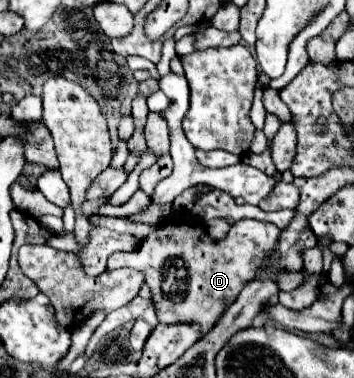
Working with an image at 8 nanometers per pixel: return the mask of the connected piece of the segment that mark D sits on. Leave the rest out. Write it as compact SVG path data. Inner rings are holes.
M179 214L179 218L159 226L151 232L139 246L137 252L115 252L107 260L107 270L115 268L135 268L143 270L147 284L153 292L153 302L157 308L157 318L163 324L197 324L201 326L201 336L205 336L221 318L223 310L237 300L243 286L259 278L259 268L275 252L279 240L279 228L275 224L263 224L259 220L239 220L227 238L213 242L201 224L191 220L191 214ZM171 260L183 260L187 264L187 296L183 300L171 300L163 292L163 272Z

